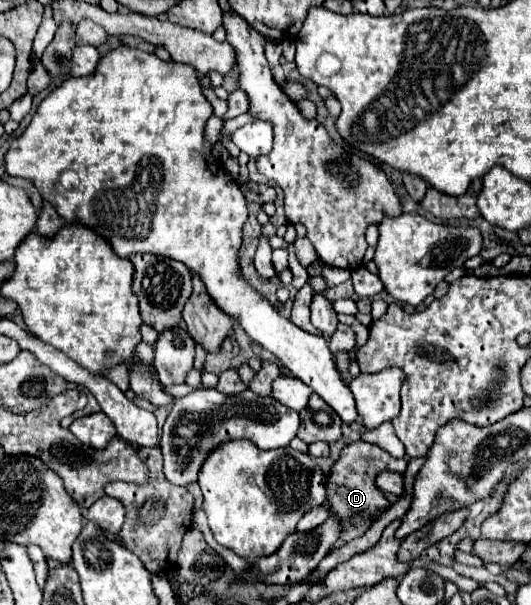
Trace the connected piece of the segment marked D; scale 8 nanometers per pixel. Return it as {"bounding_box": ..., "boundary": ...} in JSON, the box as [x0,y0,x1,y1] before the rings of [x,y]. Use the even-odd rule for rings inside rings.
{"bounding_box":[326,441,408,525],"boundary":[[[354,441],[350,445],[346,445],[340,451],[338,461],[332,465],[330,475],[326,477],[326,501],[328,501],[328,509],[334,517],[338,517],[338,521],[342,525],[346,525],[352,519],[364,519],[364,521],[374,521],[378,513],[386,511],[392,501],[384,495],[384,491],[380,491],[376,487],[376,475],[380,471],[398,471],[404,473],[406,471],[408,461],[406,459],[396,459],[390,453],[386,453],[384,449],[366,443],[366,441]]]}

